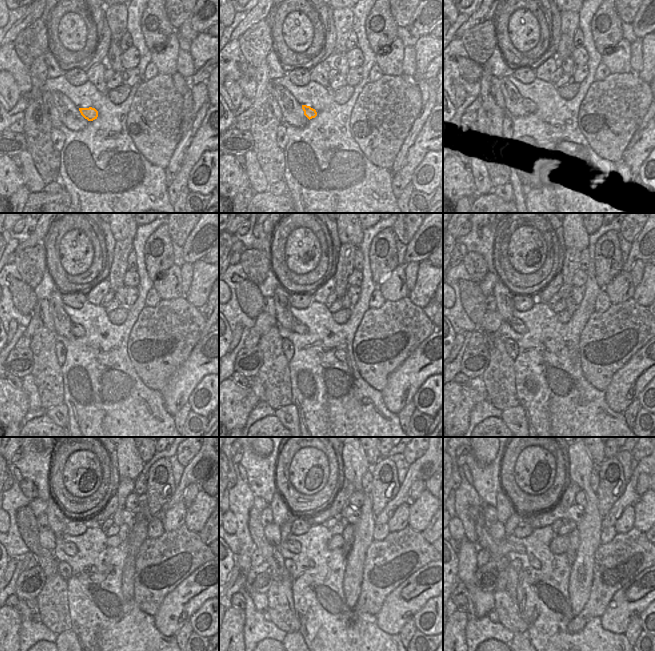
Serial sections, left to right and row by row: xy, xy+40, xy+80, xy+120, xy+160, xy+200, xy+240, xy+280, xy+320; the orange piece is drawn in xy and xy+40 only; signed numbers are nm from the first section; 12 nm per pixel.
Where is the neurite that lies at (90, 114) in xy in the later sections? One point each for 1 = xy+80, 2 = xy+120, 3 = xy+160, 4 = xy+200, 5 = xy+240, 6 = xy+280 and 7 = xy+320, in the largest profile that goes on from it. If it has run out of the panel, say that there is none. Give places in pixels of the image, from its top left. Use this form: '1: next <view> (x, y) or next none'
1: next xy+80 (530, 108)
2: next xy+120 (77, 330)
3: next xy+160 (298, 327)
4: next xy+200 (518, 325)
5: next xy+240 (70, 549)
6: next xy+280 (293, 546)
7: next xy+320 (485, 541)

